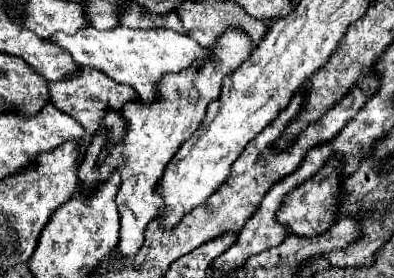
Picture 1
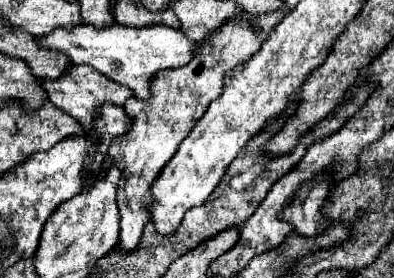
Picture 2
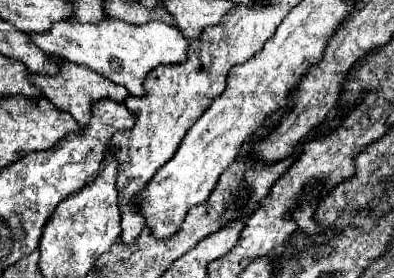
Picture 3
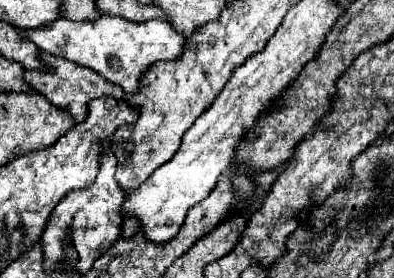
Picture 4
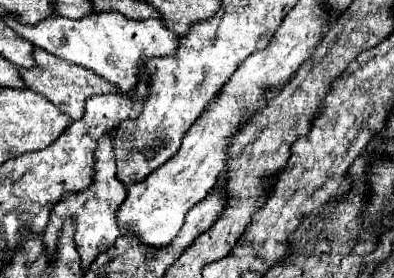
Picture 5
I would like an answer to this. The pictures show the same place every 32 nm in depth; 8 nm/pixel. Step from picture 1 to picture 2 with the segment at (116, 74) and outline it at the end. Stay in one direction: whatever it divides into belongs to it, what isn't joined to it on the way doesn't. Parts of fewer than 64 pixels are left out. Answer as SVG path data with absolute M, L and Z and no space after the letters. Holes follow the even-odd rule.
M80 24L66 32L66 28L56 28L48 36L36 38L42 48L58 50L70 58L72 64L88 64L98 72L104 72L110 80L116 80L132 88L136 98L148 98L148 80L164 68L180 68L190 62L194 52L194 42L190 42L180 30L168 28L164 24L150 24L148 28L128 28L124 24L110 24L96 28L92 24Z

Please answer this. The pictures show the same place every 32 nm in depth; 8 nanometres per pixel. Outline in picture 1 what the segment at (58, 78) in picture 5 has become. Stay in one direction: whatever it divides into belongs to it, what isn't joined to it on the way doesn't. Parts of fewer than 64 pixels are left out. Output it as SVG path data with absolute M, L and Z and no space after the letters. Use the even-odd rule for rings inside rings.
M80 66L74 74L62 78L62 80L58 80L58 82L50 82L50 84L48 84L48 92L50 92L50 102L52 102L58 110L62 110L62 112L70 114L72 118L76 118L76 120L84 126L84 130L86 130L88 134L92 134L92 132L98 130L100 118L104 118L104 112L106 112L108 108L118 110L118 108L122 108L128 100L138 100L136 92L132 92L132 88L114 82L114 80L108 78L104 72L98 72L98 70L94 70L94 68L82 68L82 66Z

